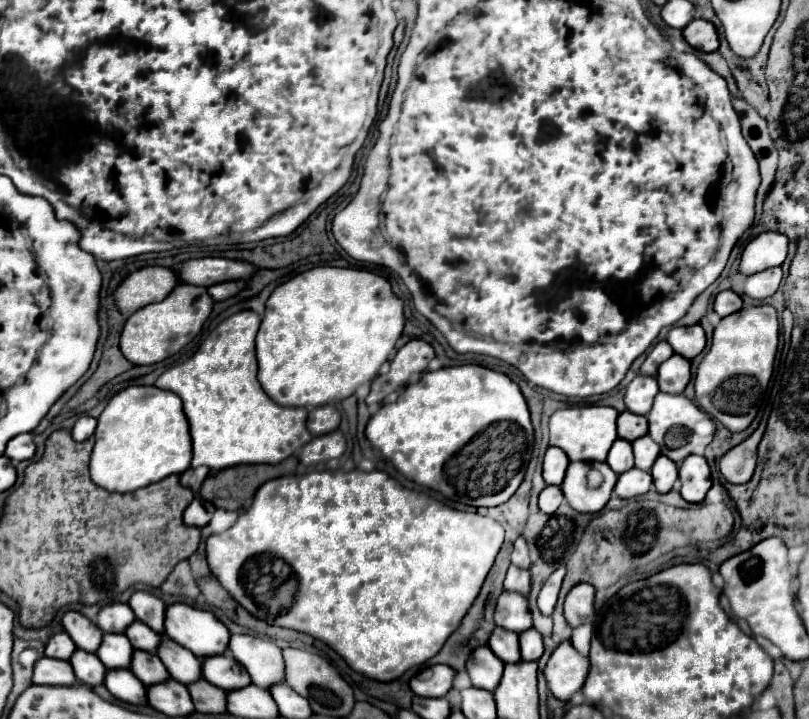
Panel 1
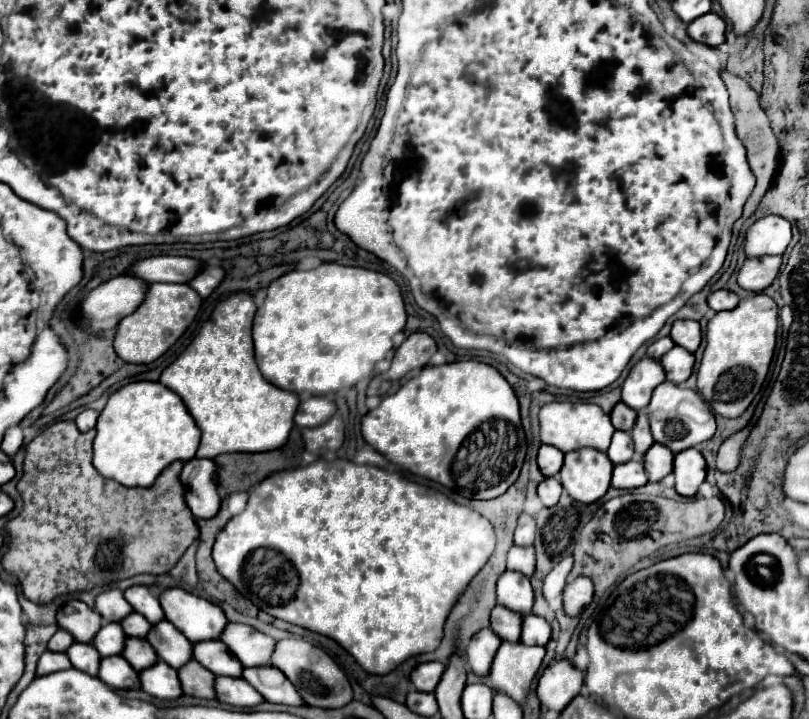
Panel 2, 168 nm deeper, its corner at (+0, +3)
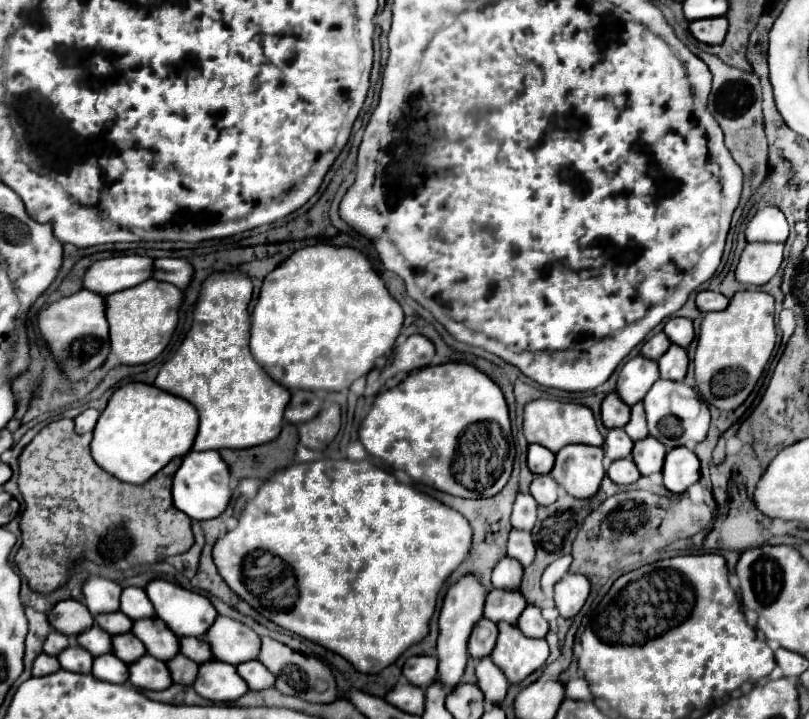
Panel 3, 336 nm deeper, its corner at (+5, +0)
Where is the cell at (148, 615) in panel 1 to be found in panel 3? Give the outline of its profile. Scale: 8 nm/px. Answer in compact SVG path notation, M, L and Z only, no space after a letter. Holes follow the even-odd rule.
M123 588L121 594L121 608L119 608L125 616L129 616L131 620L139 620L139 618L147 618L147 616L155 616L153 612L153 604L147 598L143 588Z

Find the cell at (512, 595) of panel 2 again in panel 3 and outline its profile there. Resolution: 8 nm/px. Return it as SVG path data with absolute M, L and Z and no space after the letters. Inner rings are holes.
M505 556L503 560L499 560L499 564L495 564L491 582L495 588L515 590L521 584L521 576L523 576L523 566L519 566L519 560Z

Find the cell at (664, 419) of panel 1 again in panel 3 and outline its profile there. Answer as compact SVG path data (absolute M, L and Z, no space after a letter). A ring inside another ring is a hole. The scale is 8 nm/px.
M657 380L653 384L653 388L647 392L645 396L645 412L647 412L647 424L649 424L649 434L655 436L667 450L671 448L677 448L677 446L687 446L687 448L695 448L695 444L699 444L701 440L705 440L707 436L707 430L709 430L709 408L703 404L703 412L699 412L695 418L693 418L693 426L685 424L679 416L675 416L671 412L671 396L673 394L679 394L679 396L685 396L685 398L695 398L697 392L693 388L689 388L687 384L683 382L673 382L673 380Z

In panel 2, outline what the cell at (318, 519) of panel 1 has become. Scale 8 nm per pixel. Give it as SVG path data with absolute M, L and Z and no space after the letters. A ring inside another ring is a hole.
M318 459L306 467L274 473L274 475L266 477L264 481L260 481L252 489L248 503L246 503L246 509L242 513L234 515L228 521L228 525L218 533L212 557L216 561L218 573L240 591L240 581L244 581L240 577L240 565L244 563L246 555L252 553L252 549L266 547L266 549L276 549L278 553L284 553L284 557L288 557L288 561L292 561L294 569L300 575L300 585L296 589L296 597L288 605L280 605L280 609L272 609L272 605L264 605L264 611L276 619L300 625L300 627L310 629L310 631L314 629L314 631L320 631L322 635L332 637L360 663L360 667L364 671L374 673L374 675L386 675L386 673L394 671L400 663L404 663L406 659L420 655L420 653L430 653L440 645L442 635L444 635L444 623L446 623L452 607L456 605L460 593L468 587L468 581L484 567L484 561L488 561L488 557L492 555L494 545L496 545L496 535L494 535L492 525L488 521L484 521L484 517L480 517L480 513L476 513L474 509L458 505L442 493L436 493L428 487L420 489L420 485L410 483L402 475L390 473L390 471L384 471L384 469L378 469L372 465L356 465L348 459L336 459L332 463Z

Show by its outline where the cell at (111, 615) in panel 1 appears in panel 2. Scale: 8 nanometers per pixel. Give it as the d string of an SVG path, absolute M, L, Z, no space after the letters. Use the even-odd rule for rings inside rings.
M108 589L104 593L100 593L96 597L96 607L94 607L100 615L102 615L102 623L118 623L124 617L128 617L128 613L132 613L132 605L124 599L120 589Z

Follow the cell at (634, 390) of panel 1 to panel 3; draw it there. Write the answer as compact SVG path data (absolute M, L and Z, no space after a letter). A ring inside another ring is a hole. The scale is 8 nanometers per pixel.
M635 356L625 362L617 380L617 394L629 406L645 398L653 382L659 380L657 362L647 360L645 356Z

